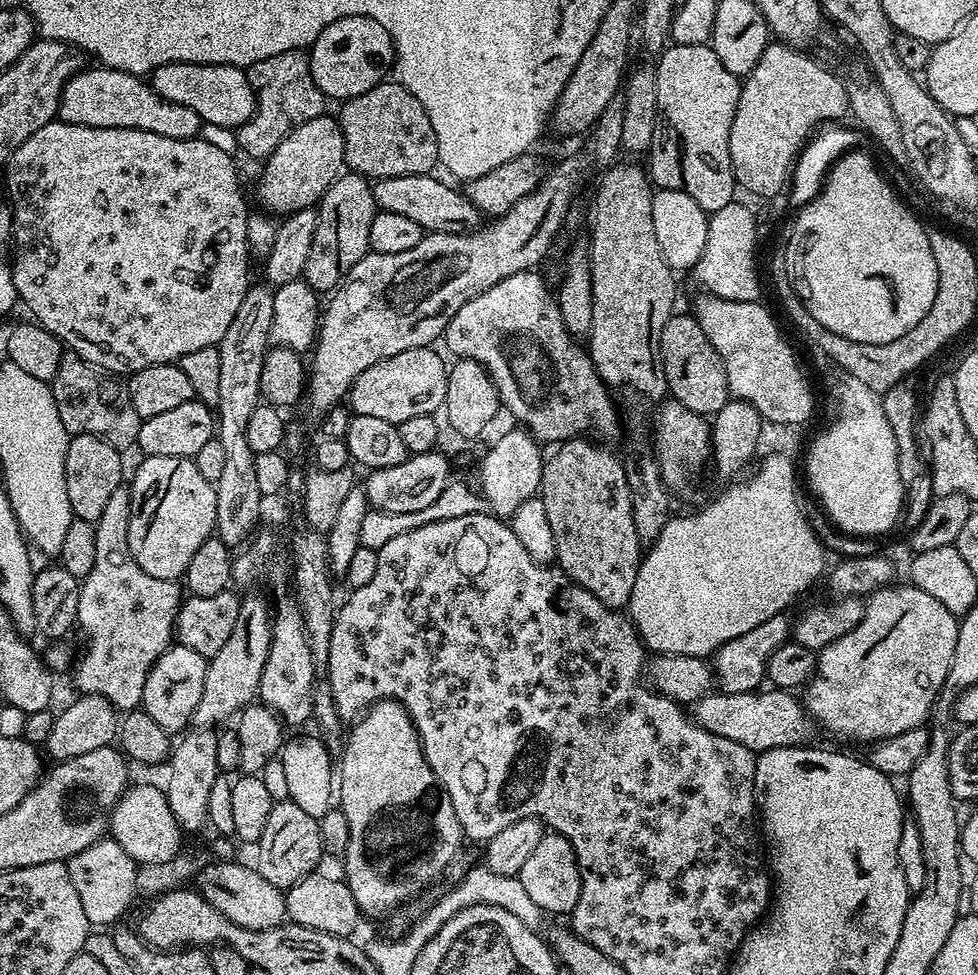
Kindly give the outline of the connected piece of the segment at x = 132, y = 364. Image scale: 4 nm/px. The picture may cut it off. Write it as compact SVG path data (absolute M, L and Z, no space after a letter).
M59 118L48 121L42 130L34 130L22 146L18 146L12 152L12 157L8 160L4 176L4 184L8 187L7 203L12 210L12 238L14 251L10 256L12 266L12 277L16 294L21 305L32 311L31 319L57 337L65 349L71 350L76 355L81 356L86 362L95 364L97 368L105 370L116 370L112 368L128 368L135 370L154 366L155 364L170 364L179 362L186 354L194 350L202 350L202 346L217 346L220 339L230 330L230 322L234 322L234 314L238 314L238 306L242 306L242 298L248 293L250 279L248 280L248 204L244 201L244 192L240 189L240 176L236 173L236 164L232 161L232 156L224 148L219 148L216 144L211 144L205 138L194 140L179 140L178 138L162 138L162 134L150 134L150 130L138 130L137 128L95 128L94 126L78 126L68 124Z

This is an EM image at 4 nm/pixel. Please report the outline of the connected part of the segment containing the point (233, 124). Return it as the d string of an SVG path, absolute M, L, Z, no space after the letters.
M170 62L154 69L150 83L159 96L166 98L166 102L187 106L200 116L205 125L213 124L216 128L241 128L256 109L256 92L248 80L247 71L234 66Z

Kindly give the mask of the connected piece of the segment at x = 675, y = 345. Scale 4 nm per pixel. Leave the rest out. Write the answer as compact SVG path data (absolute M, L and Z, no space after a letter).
M673 314L666 326L662 326L660 357L671 399L677 400L688 410L694 410L699 416L709 418L715 417L716 412L728 404L730 393L726 367L695 315Z

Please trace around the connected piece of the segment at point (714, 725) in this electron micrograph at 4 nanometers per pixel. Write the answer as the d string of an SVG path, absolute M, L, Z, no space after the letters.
M767 689L730 694L711 692L692 706L692 716L697 724L712 734L729 738L759 754L768 749L797 747L807 743L814 729L812 718L805 711L803 703L793 693L783 689Z

